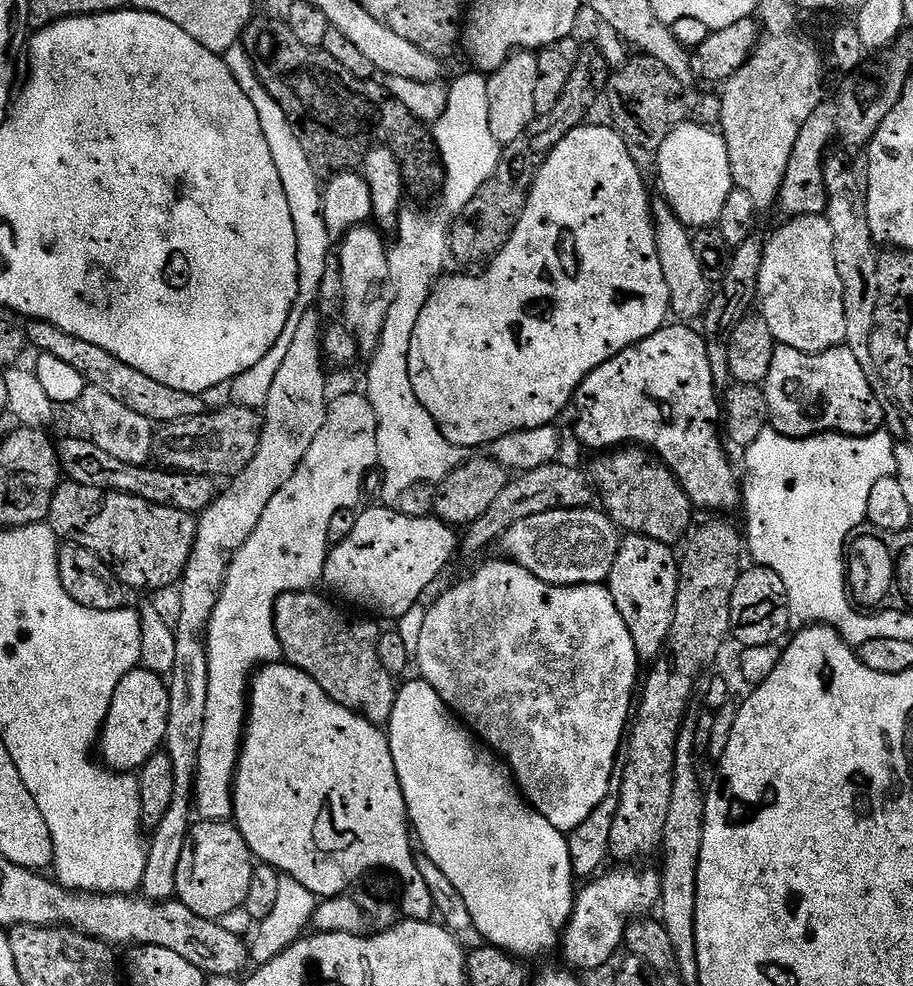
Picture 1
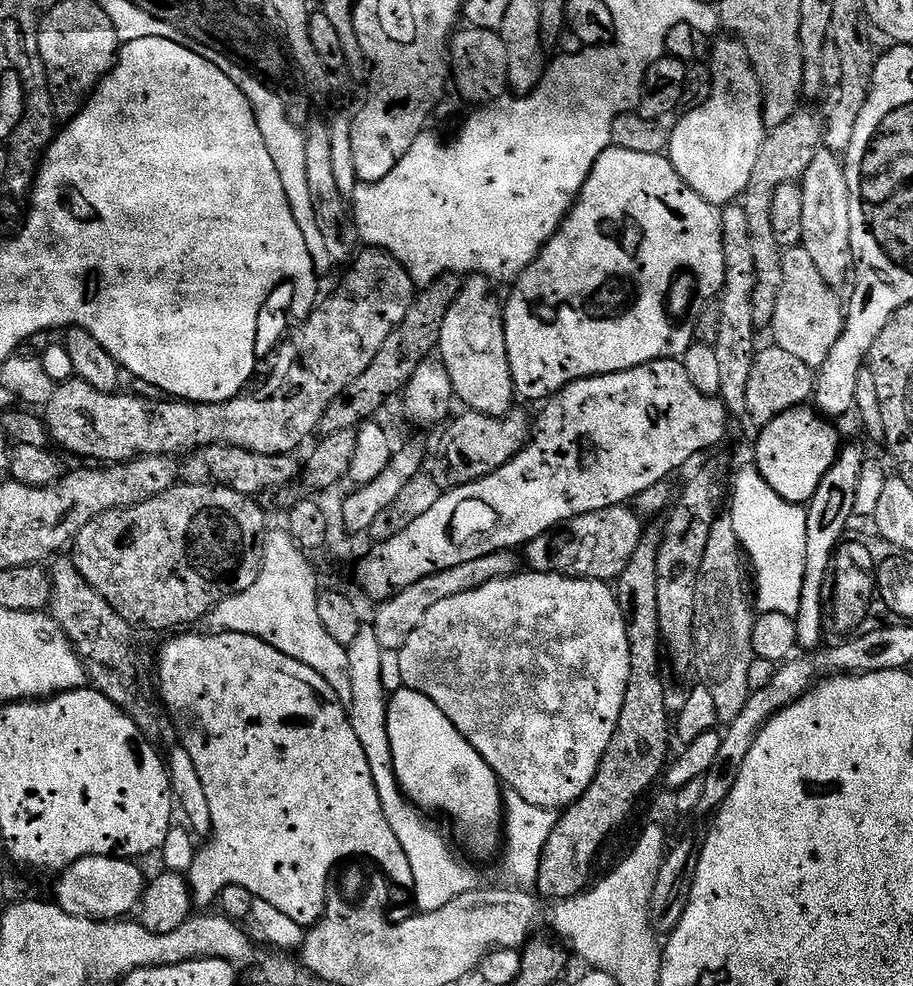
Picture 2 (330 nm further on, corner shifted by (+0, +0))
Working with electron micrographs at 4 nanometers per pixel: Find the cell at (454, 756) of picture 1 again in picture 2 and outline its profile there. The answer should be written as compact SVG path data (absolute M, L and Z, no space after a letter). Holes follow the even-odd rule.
M403 686L397 687L397 692L391 693L388 700L388 737L390 738L390 750L392 751L392 768L396 771L396 780L400 784L405 796L425 813L441 812L449 816L456 823L462 839L468 843L468 848L476 856L492 856L502 848L502 821L505 814L504 798L500 779L494 774L494 770L458 734L458 726L426 698L426 694L418 694L418 690L410 690Z

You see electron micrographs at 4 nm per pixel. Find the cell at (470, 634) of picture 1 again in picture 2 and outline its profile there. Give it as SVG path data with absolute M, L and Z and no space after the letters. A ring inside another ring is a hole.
M524 570L514 576L486 582L486 586L478 586L478 590L454 594L454 598L442 598L442 602L422 618L418 630L406 638L398 659L399 683L410 690L418 690L418 694L426 694L426 698L430 698L430 702L434 702L434 706L438 706L438 710L458 726L458 734L462 734L462 738L466 738L466 742L486 758L501 785L517 792L528 804L549 810L563 810L586 794L594 774L598 774L602 754L606 754L606 746L610 746L610 738L614 738L614 726L618 726L618 714L622 714L622 698L626 698L626 682L630 682L630 642L626 642L626 622L615 591L602 580L535 570Z

